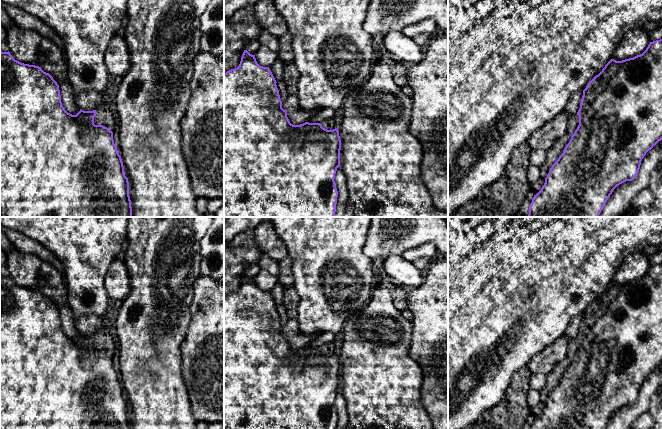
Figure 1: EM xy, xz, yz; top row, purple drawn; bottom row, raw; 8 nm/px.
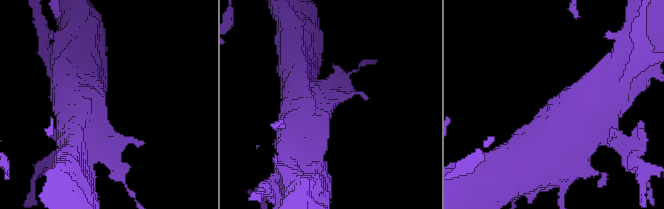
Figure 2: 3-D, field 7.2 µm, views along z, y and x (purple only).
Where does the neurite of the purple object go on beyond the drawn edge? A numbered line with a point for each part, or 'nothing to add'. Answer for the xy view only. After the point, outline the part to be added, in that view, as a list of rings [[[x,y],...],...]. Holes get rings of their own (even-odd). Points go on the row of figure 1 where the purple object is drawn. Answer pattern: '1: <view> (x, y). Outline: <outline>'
nothing to add

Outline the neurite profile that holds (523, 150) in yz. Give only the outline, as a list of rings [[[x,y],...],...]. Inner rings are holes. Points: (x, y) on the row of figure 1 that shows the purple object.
[[[519,145],[500,178],[479,196],[460,207],[451,217],[510,217],[518,214],[528,196],[527,170],[531,148]]]

